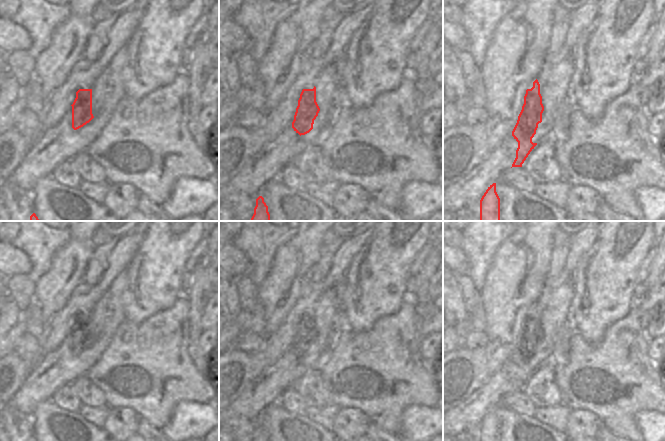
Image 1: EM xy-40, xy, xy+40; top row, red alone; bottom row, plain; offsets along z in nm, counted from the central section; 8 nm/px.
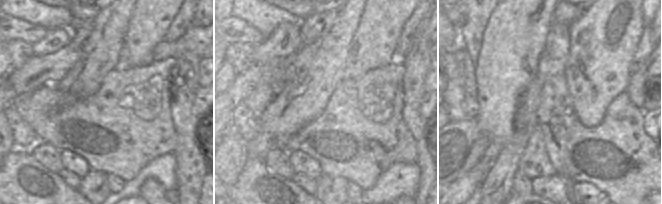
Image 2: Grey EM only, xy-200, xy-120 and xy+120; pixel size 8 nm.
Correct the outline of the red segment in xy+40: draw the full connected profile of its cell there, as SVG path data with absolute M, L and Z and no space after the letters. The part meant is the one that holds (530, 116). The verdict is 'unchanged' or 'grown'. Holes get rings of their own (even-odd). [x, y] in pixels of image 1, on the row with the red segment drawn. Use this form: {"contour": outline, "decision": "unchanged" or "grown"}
{"contour": "M565 45L549 63L542 64L533 87L526 90L522 110L512 131L512 136L518 142L512 167L522 167L537 145L532 142L532 138L536 134L538 124L542 122L542 116L554 119L554 112L568 93L573 72L570 48Z", "decision": "grown"}

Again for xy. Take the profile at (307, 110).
{"contour": "M333 63L318 75L313 89L302 90L292 122L292 128L296 133L300 136L309 133L318 115L328 119L328 112L339 84L336 64Z", "decision": "grown"}

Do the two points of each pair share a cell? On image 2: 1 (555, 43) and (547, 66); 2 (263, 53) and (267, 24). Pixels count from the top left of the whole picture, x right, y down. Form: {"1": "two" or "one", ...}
{"1": "one", "2": "two"}

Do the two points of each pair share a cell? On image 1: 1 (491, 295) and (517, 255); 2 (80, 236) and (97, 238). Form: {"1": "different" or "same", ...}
{"1": "same", "2": "different"}

